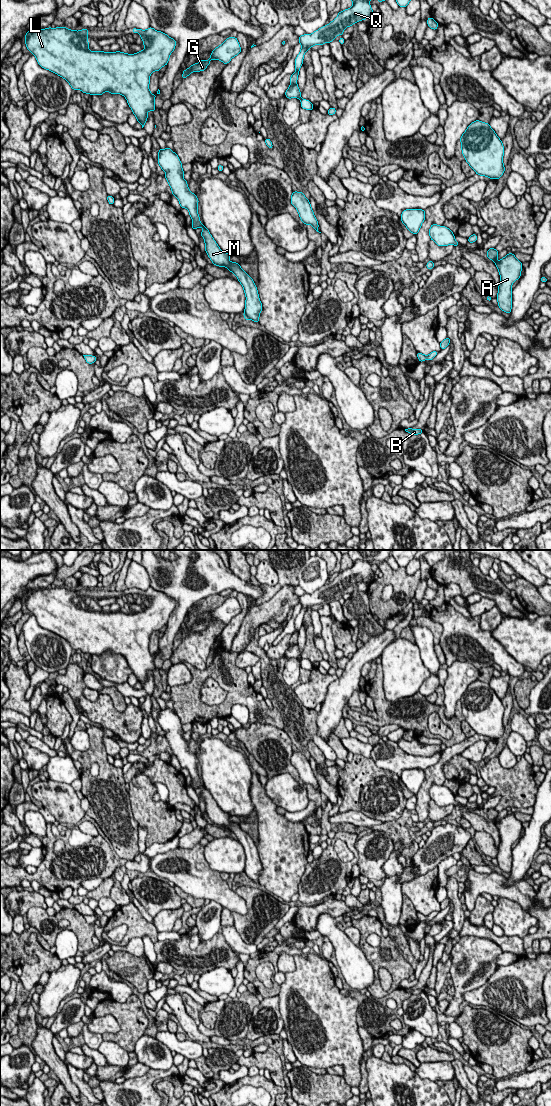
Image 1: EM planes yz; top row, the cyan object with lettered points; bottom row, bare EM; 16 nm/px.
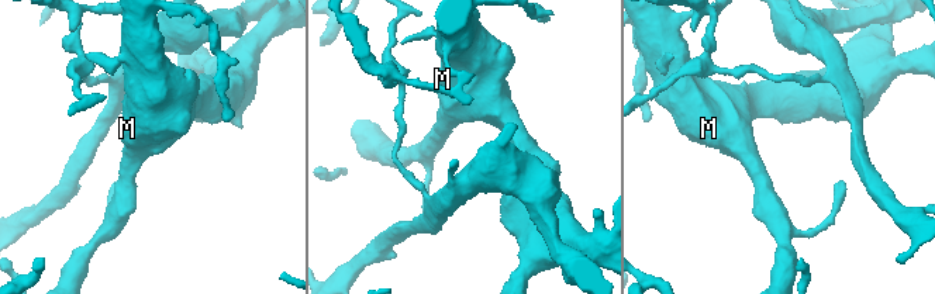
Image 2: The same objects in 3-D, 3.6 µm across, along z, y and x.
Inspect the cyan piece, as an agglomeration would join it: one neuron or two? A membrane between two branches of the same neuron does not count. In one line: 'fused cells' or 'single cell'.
fused cells

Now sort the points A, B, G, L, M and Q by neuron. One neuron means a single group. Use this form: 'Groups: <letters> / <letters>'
Groups: A B / G L M Q

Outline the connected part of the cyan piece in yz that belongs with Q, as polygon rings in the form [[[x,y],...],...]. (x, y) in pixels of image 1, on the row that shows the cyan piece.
[[[357,0],[351,8],[339,12],[338,16],[328,25],[321,27],[312,34],[299,36],[298,40],[302,47],[295,59],[296,72],[291,74],[290,85],[297,85],[299,70],[303,64],[304,54],[308,49],[311,49],[313,45],[330,43],[337,35],[342,35],[346,27],[374,15],[369,1]]]

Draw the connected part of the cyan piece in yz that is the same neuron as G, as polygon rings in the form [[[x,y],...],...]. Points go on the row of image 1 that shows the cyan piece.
[[[229,37],[220,46],[213,49],[209,60],[201,60],[183,71],[182,79],[189,76],[191,72],[204,71],[211,60],[220,60],[228,64],[230,60],[241,52],[241,47],[236,37]]]

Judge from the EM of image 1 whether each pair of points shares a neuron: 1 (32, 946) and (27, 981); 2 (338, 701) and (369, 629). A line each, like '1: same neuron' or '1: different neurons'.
1: same neuron
2: different neurons

